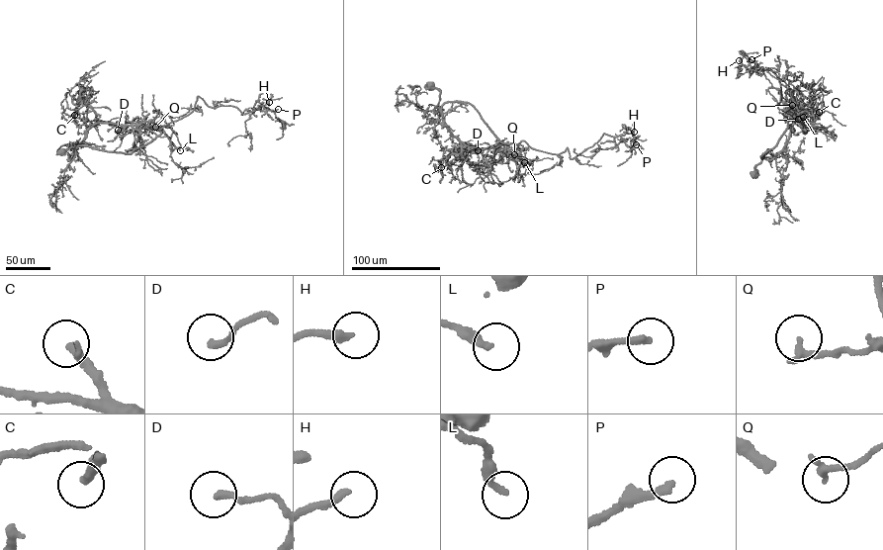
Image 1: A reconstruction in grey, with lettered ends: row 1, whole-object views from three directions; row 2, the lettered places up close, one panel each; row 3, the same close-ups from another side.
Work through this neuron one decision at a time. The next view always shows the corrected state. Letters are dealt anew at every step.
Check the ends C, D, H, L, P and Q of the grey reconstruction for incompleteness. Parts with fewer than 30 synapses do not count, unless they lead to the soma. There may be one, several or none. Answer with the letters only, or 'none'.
C, H, P

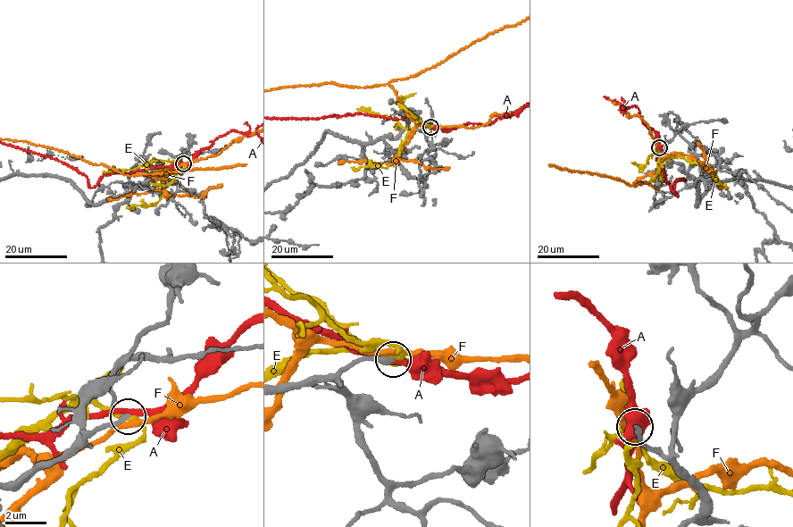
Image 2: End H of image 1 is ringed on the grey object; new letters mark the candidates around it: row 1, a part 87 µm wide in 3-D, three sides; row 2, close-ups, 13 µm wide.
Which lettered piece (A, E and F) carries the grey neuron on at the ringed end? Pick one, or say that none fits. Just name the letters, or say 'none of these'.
none of these

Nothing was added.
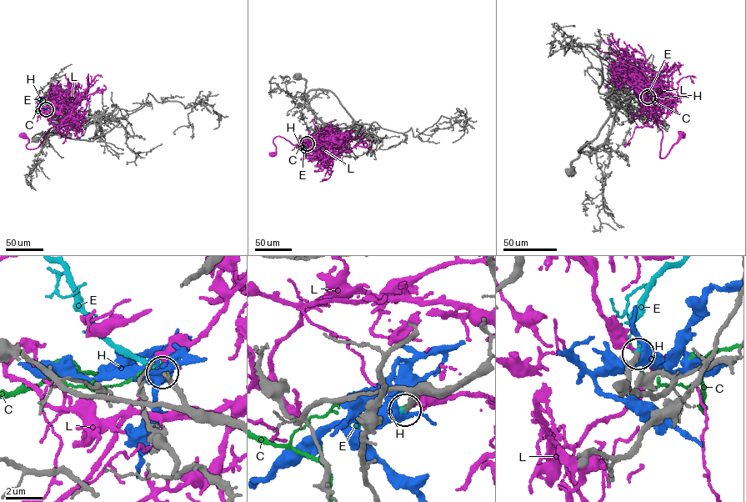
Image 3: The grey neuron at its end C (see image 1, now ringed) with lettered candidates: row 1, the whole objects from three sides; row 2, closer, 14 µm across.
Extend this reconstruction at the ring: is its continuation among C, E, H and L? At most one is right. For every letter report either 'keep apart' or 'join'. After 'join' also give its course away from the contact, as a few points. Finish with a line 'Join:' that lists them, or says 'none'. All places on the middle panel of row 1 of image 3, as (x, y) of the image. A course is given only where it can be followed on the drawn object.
C: keep apart
E: join
H: keep apart
L: keep apart
Join: E

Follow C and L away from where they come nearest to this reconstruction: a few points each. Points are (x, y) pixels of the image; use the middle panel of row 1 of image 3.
C: (307, 143), (296, 148)
L: (307, 143), (320, 138), (326, 146), (294, 145), (275, 137), (276, 151), (272, 155)

